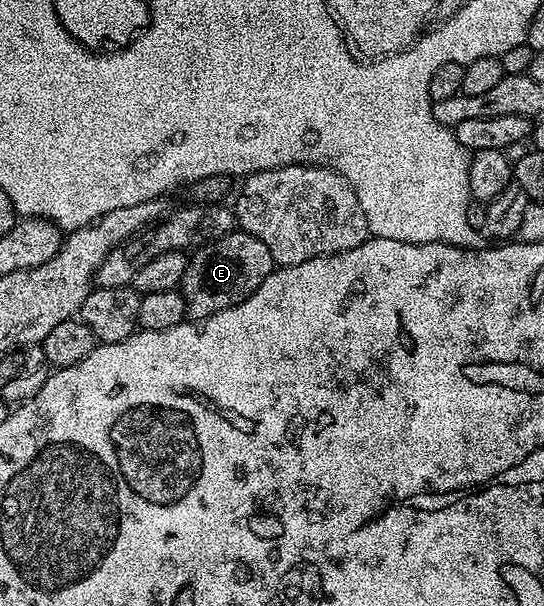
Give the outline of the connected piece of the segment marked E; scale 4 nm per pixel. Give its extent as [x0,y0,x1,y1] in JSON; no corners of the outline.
[181,232,276,320]

